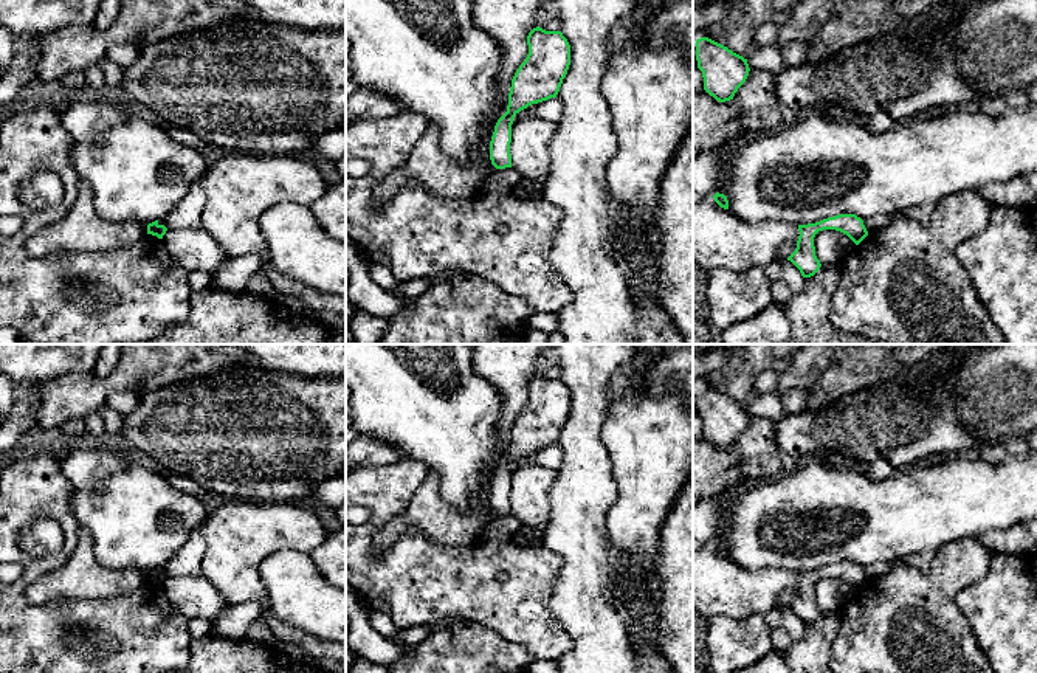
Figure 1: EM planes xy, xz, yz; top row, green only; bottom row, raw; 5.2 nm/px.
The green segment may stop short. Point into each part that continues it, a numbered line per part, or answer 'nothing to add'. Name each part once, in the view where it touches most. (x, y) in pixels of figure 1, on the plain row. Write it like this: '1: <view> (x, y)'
nothing to add

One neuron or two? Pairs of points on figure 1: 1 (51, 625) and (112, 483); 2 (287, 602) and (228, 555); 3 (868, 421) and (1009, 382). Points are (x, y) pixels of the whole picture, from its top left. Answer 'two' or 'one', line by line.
1: two
2: two
3: one

